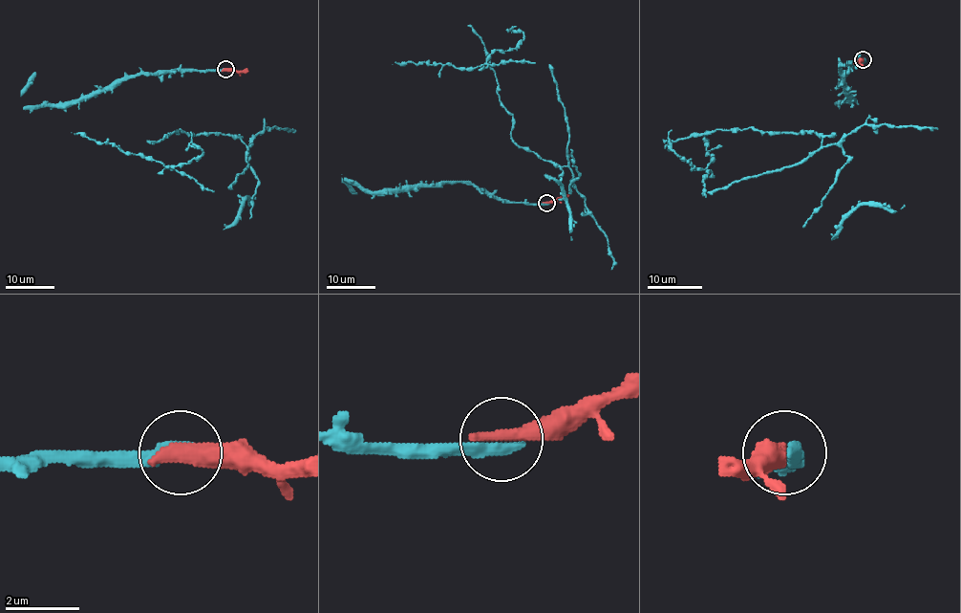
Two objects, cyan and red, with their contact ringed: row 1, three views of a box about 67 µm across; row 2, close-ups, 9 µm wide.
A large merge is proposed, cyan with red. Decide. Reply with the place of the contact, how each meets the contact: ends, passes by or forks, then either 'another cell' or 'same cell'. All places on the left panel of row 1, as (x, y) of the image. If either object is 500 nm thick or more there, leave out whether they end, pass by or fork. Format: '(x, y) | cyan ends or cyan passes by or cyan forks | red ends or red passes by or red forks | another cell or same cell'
(225, 69) | same cell

